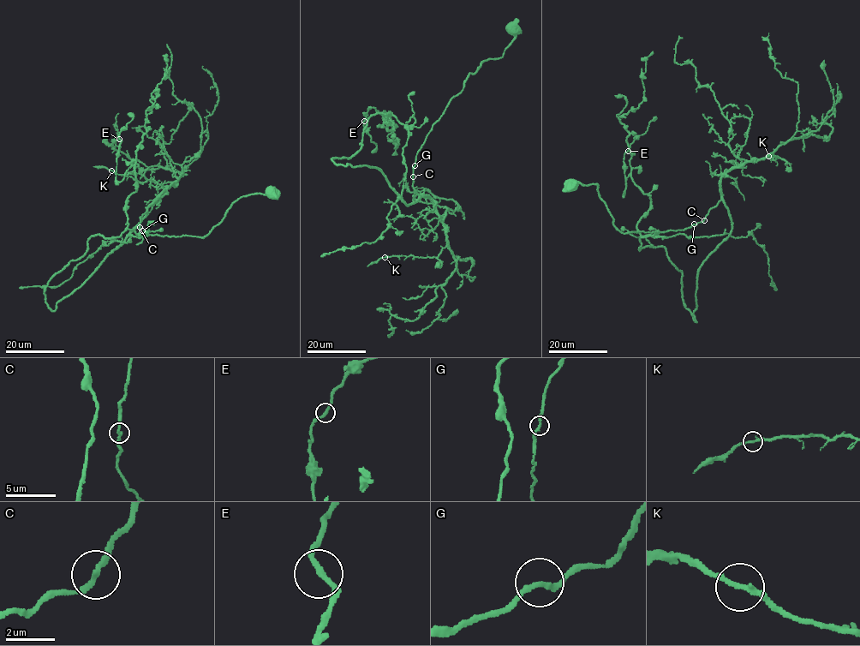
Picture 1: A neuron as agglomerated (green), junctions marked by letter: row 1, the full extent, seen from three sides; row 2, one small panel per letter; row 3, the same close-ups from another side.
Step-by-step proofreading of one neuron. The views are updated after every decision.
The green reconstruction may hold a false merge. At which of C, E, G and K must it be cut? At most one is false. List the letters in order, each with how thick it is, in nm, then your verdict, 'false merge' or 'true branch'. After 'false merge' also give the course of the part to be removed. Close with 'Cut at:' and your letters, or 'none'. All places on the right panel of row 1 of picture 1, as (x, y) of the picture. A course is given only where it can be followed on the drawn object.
C: 190 nm thick; true branch
E: 200 nm thick; true branch
G: 200 nm thick; true branch
K: 200 nm thick; true branch
Cut at: none

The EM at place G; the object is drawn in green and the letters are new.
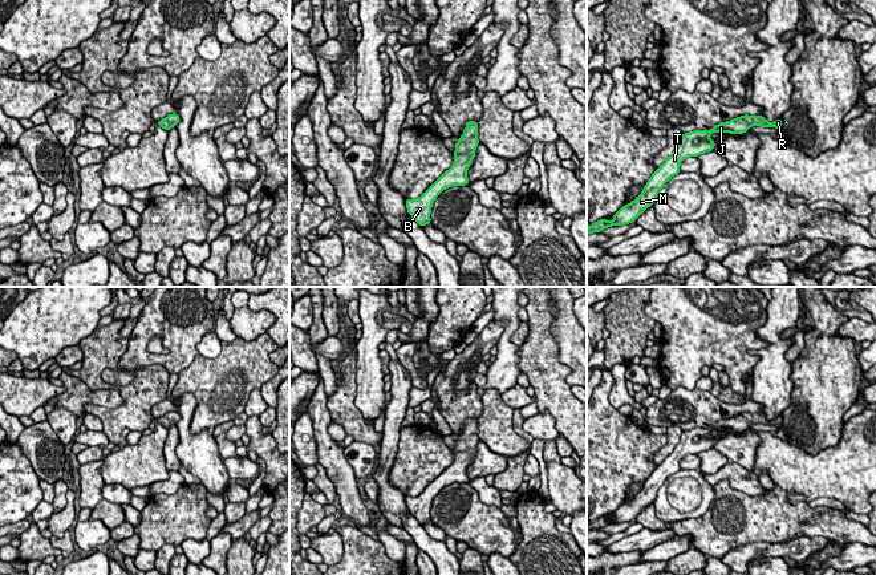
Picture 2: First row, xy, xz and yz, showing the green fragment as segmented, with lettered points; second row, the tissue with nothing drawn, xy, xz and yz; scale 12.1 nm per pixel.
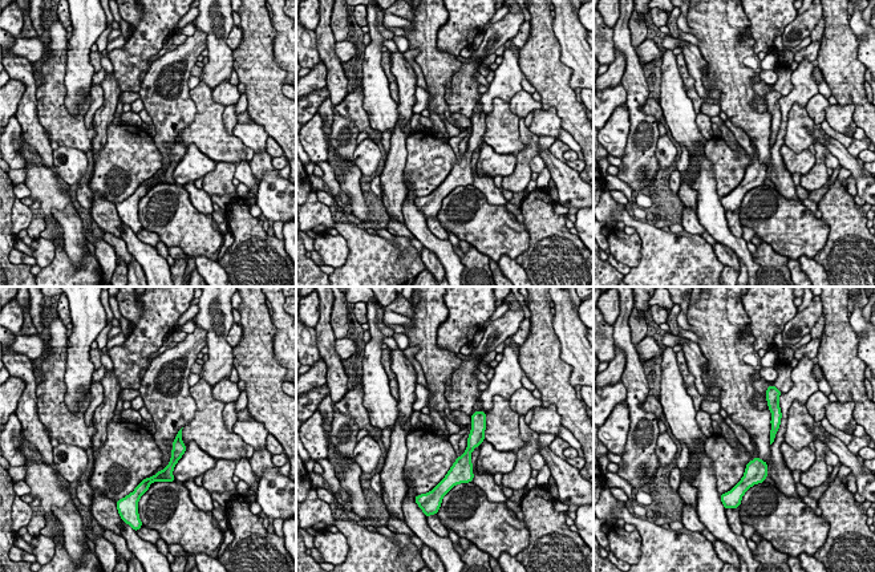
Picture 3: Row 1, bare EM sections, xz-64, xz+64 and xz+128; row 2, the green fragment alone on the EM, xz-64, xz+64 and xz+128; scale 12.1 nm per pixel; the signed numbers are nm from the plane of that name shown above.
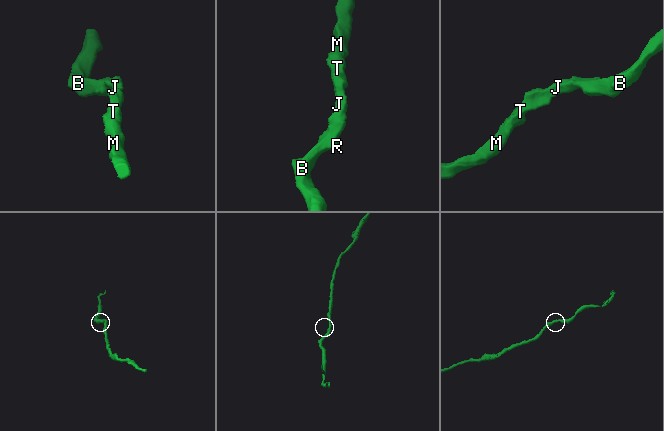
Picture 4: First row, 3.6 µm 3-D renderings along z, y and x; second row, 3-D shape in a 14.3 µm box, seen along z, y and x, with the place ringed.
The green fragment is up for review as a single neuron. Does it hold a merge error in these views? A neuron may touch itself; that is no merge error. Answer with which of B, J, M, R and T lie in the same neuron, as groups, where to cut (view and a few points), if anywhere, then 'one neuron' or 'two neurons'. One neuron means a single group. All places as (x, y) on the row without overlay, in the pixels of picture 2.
B J M R T; no cut; one neuron

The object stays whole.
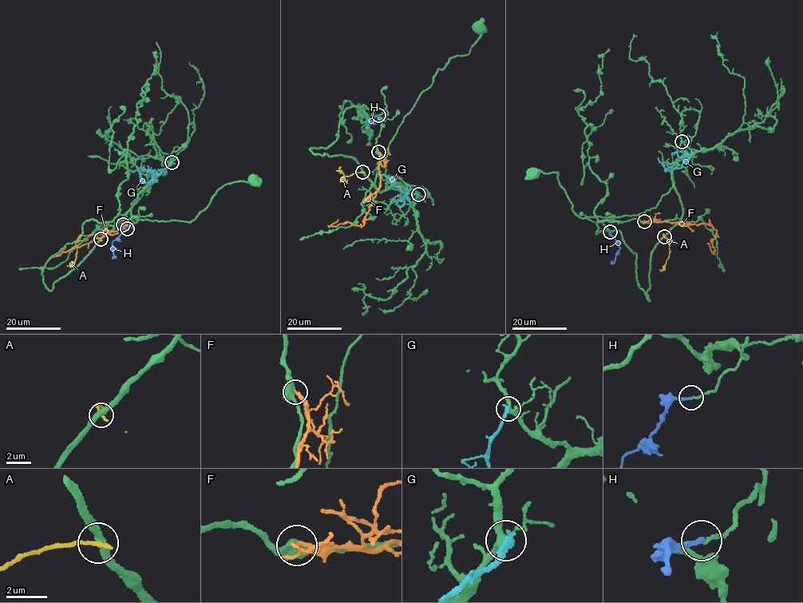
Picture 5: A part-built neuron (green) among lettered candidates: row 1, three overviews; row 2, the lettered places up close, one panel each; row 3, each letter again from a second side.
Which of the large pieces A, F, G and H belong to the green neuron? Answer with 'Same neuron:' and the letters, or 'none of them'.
Same neuron: H

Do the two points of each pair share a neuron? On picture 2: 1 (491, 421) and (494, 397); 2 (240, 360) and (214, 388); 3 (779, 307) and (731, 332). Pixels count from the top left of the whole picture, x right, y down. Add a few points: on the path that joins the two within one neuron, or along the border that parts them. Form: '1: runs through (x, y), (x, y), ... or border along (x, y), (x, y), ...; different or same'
1: runs through (494, 416), (494, 403); same
2: runs through (235, 367), (220, 381); same
3: border along (769, 302), (766, 322), (757, 331), (766, 345); different

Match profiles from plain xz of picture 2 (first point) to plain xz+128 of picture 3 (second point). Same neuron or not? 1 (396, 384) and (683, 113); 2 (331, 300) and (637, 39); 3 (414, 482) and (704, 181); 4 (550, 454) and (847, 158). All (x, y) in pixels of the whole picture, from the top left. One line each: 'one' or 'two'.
1: two
2: one
3: two
4: two

